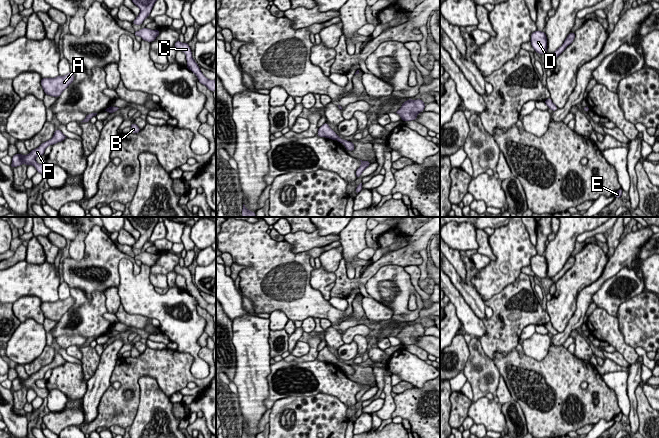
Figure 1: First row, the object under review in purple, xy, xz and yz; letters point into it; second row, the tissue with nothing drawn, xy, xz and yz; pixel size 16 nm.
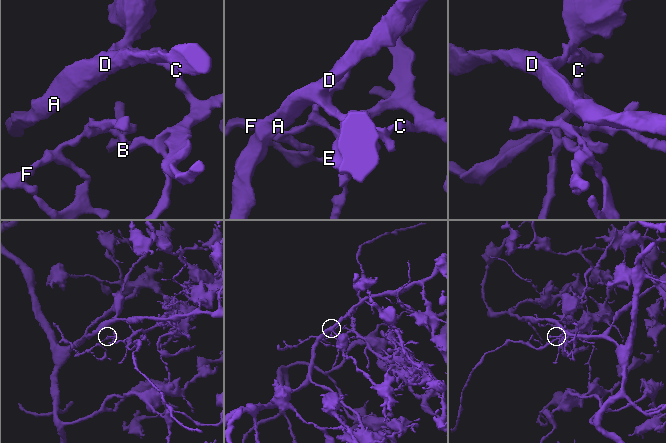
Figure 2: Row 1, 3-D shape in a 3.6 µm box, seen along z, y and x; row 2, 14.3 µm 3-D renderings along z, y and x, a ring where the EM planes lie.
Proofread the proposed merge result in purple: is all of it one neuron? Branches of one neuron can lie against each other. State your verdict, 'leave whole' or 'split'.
leave whole

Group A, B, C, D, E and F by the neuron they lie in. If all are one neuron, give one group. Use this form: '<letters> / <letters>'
A B C D E F

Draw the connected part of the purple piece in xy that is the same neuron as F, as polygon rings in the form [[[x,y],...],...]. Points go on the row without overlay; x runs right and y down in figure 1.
[[[56,353],[53,361],[50,364],[42,367],[38,372],[30,375],[29,378],[22,379],[20,377],[17,377],[16,379],[14,379],[12,381],[12,388],[10,390],[12,392],[14,392],[14,391],[20,390],[23,387],[25,387],[27,390],[33,389],[36,392],[38,397],[47,398],[47,396],[48,396],[47,388],[38,388],[36,386],[36,381],[40,380],[40,379],[44,379],[45,373],[49,369],[54,369],[58,366],[61,366],[65,362],[67,362],[67,361],[62,357],[62,355],[60,355],[59,353]]]

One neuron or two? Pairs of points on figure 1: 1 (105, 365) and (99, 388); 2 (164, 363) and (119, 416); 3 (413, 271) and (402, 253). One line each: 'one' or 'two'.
1: one
2: one
3: two

